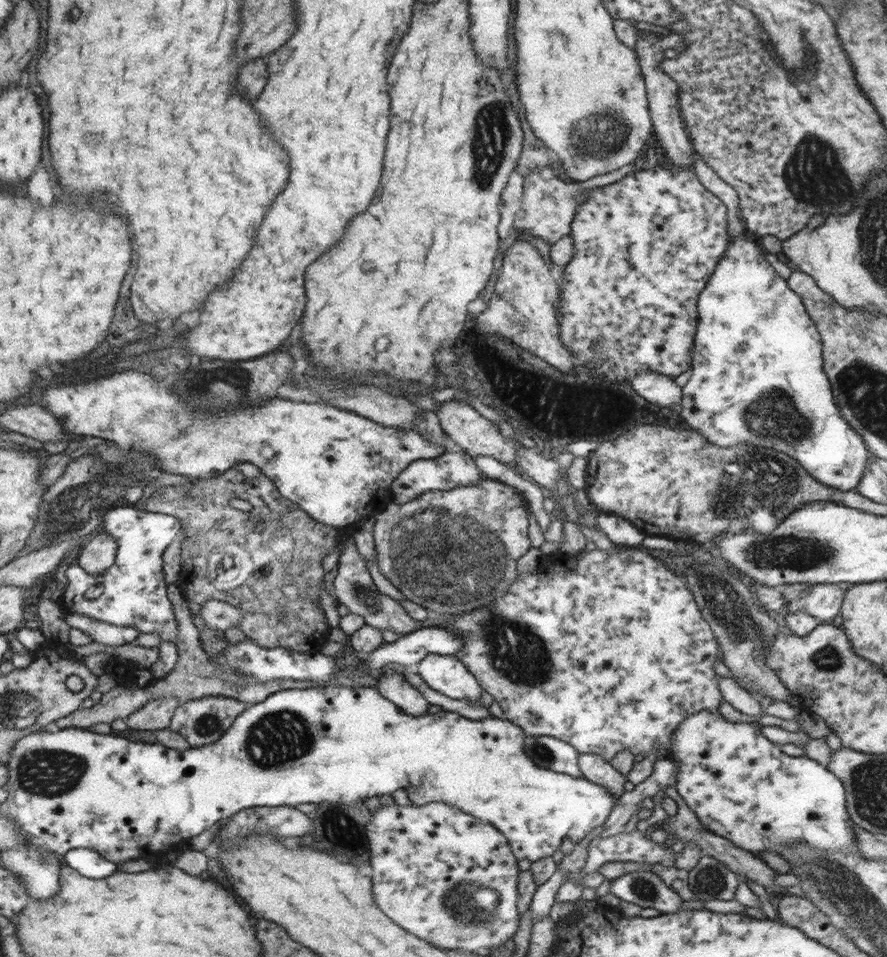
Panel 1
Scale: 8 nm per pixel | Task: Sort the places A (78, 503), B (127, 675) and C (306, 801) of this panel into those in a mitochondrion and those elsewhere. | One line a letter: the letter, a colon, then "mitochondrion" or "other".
A: mitochondrion
B: other
C: other

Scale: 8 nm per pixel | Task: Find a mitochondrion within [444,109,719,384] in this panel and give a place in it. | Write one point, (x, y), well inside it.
(600, 341)

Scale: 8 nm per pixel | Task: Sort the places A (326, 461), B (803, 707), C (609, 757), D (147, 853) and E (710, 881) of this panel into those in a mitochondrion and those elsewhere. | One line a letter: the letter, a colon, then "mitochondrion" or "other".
A: other
B: other
C: other
D: other
E: mitochondrion

